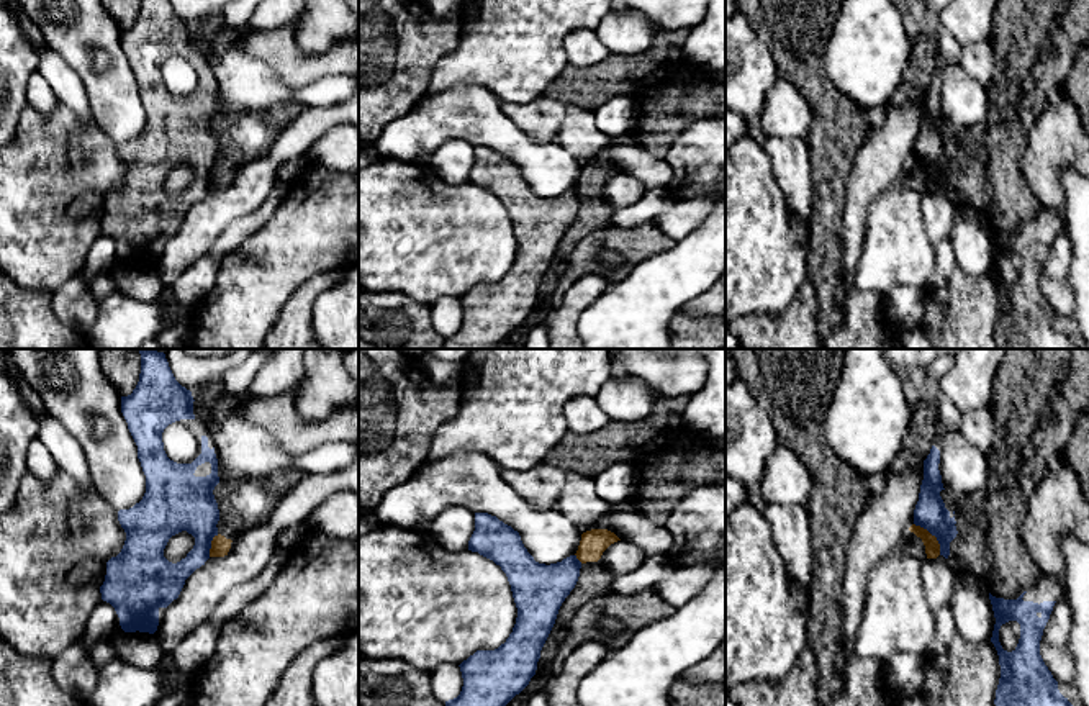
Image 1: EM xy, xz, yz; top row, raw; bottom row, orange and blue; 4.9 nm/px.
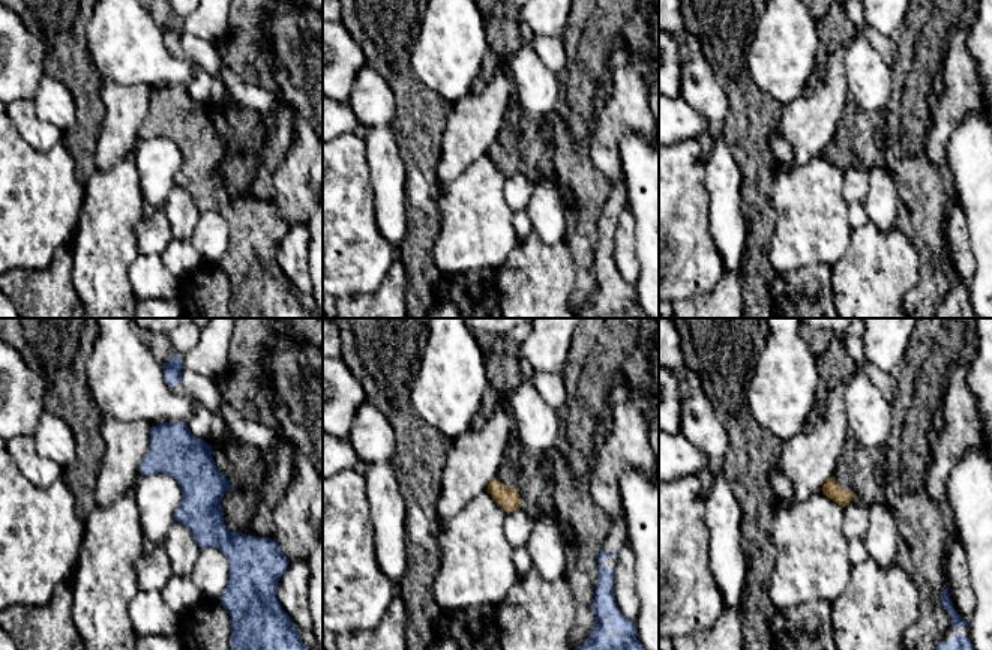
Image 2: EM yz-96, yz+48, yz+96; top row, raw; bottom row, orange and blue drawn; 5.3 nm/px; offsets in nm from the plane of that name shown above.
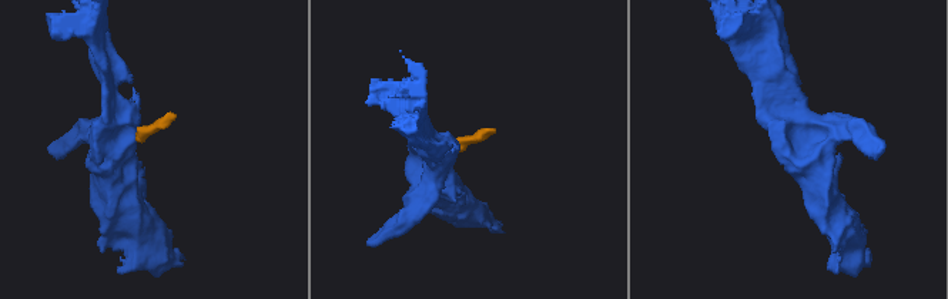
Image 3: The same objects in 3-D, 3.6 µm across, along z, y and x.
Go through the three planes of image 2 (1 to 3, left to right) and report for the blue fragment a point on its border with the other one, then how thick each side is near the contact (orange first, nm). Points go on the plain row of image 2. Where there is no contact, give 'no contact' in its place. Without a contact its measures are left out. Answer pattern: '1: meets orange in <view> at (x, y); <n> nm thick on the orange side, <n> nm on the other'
1: no contact
2: no contact
3: no contact

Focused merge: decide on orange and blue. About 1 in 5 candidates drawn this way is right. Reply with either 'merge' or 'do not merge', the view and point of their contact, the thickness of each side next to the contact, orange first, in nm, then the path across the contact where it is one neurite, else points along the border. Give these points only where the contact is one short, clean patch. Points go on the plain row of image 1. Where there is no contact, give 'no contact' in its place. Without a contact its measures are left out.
do not merge; contact yz (934, 169); calibres 80 and 160 nm; border yz (914, 156), (926, 161), (935, 171), (940, 187)

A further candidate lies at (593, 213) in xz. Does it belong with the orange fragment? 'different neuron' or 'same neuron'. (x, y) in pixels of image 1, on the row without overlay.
same neuron

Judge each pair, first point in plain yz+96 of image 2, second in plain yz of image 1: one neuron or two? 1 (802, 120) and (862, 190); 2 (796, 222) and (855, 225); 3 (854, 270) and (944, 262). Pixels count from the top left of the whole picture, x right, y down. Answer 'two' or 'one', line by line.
1: one
2: two
3: two

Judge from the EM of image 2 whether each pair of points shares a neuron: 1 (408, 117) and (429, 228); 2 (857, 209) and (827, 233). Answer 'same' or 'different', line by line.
1: same
2: different

